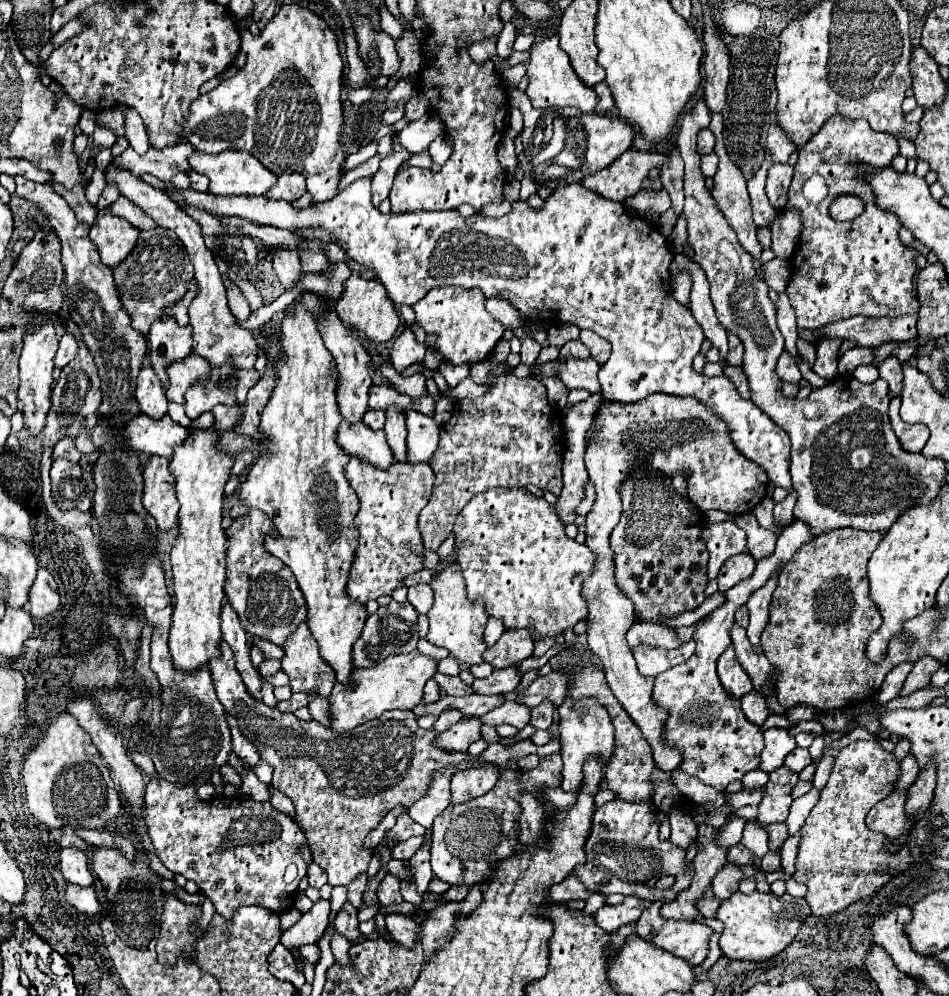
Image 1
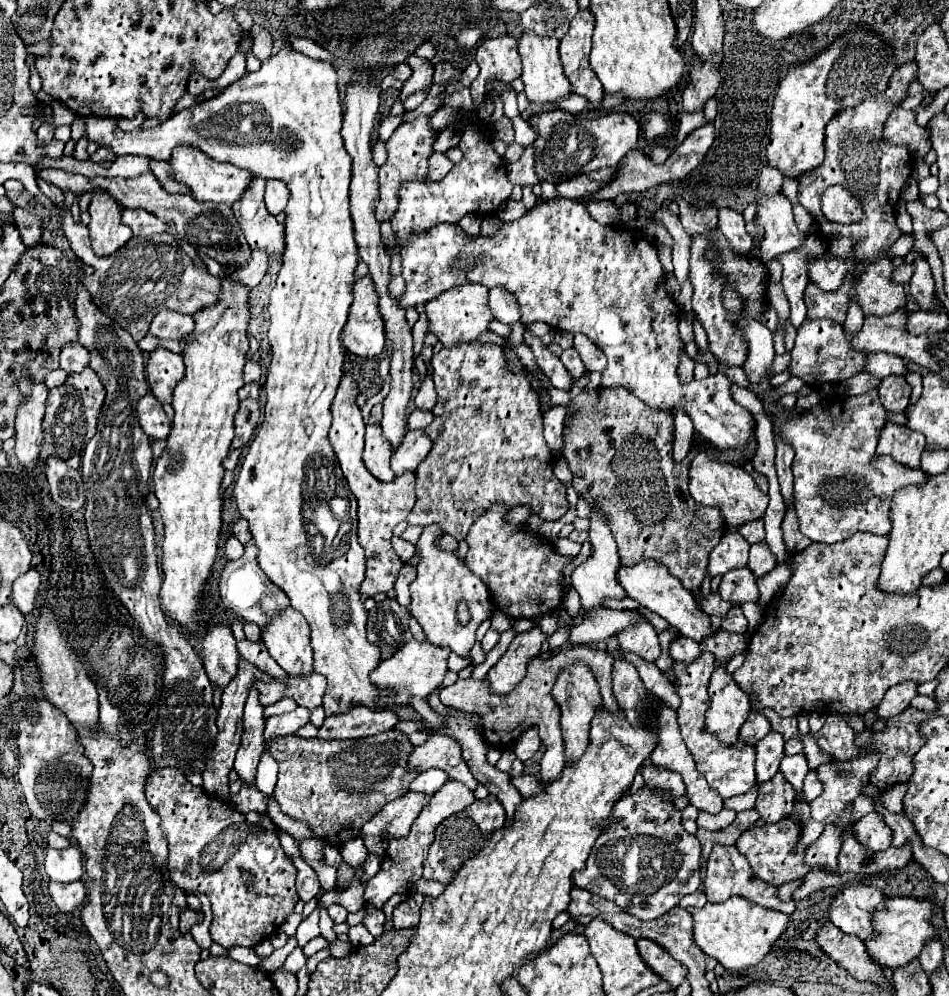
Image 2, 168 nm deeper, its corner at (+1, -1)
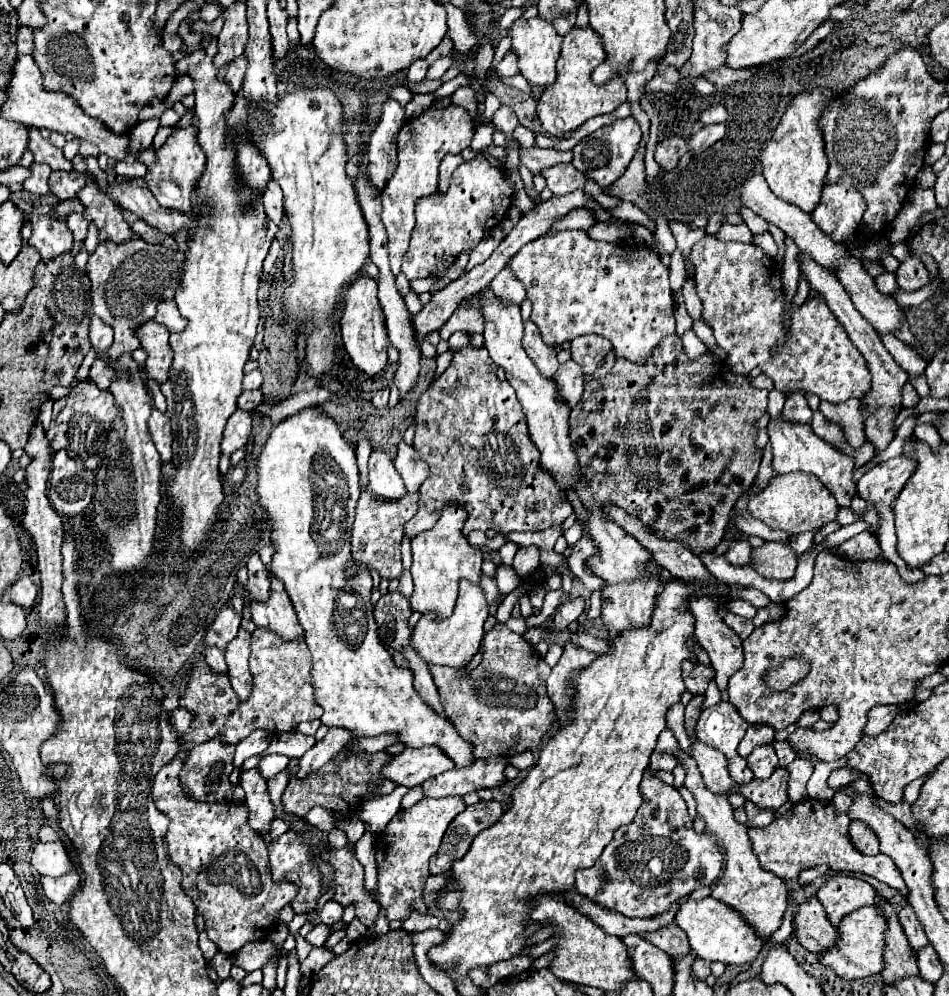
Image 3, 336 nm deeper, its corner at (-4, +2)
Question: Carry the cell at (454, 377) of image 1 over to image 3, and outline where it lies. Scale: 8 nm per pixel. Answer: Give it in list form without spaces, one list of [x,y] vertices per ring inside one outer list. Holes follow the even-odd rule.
[[[466,346],[466,348],[462,348],[462,350],[458,350],[458,352],[454,352],[454,358],[452,358],[452,362],[450,362],[450,366],[446,368],[446,372],[436,380],[436,382],[432,382],[432,386],[420,396],[420,400],[418,400],[418,408],[416,408],[416,438],[414,438],[414,448],[422,454],[422,458],[430,464],[430,474],[428,474],[428,478],[424,480],[424,484],[420,486],[420,508],[418,508],[418,512],[416,512],[416,516],[412,518],[412,520],[416,520],[416,530],[426,530],[426,528],[430,528],[430,526],[434,526],[436,522],[438,522],[438,518],[440,518],[440,514],[442,514],[442,510],[444,508],[448,508],[448,506],[460,506],[460,500],[462,500],[462,508],[468,512],[468,518],[466,518],[466,524],[464,524],[464,528],[462,528],[462,534],[470,534],[470,532],[474,532],[474,530],[490,530],[490,528],[494,528],[494,530],[500,530],[502,534],[506,534],[506,532],[512,532],[512,530],[518,530],[518,532],[526,532],[526,530],[546,530],[546,528],[550,528],[550,526],[556,526],[556,524],[562,524],[570,514],[572,514],[572,504],[566,504],[566,496],[562,496],[562,488],[558,488],[558,484],[554,484],[554,478],[550,476],[550,472],[542,472],[542,466],[540,466],[540,460],[538,460],[538,456],[540,456],[540,452],[538,452],[538,448],[534,448],[534,442],[530,440],[530,432],[528,432],[528,428],[526,428],[526,418],[524,418],[524,412],[522,412],[522,408],[520,408],[520,404],[518,404],[518,398],[516,398],[516,392],[514,392],[514,388],[510,388],[510,384],[506,382],[506,380],[498,380],[498,376],[496,376],[496,364],[490,360],[490,356],[488,356],[488,352],[486,352],[486,348],[474,348],[474,346]],[[428,508],[432,508],[434,512],[436,512],[436,508],[438,508],[438,518],[434,518],[434,514],[430,514],[428,516]]]

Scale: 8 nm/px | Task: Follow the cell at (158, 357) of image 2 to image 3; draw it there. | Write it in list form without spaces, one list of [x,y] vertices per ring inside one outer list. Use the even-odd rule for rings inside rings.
[[[150,320],[144,326],[138,328],[138,338],[140,338],[140,346],[148,352],[148,360],[146,360],[146,372],[152,380],[156,380],[158,384],[164,384],[168,380],[168,372],[170,372],[170,364],[174,360],[174,352],[170,352],[170,342],[168,342],[168,330]]]

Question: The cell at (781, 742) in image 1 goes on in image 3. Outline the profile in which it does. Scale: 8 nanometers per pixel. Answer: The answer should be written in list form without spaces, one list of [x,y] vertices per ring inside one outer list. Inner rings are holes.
[[[760,744],[752,750],[752,754],[746,758],[748,768],[754,772],[756,778],[770,778],[774,768],[778,766],[778,756],[774,752],[774,744]]]

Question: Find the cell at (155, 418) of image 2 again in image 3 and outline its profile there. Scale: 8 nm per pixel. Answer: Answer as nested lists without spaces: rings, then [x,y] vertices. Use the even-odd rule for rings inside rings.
[[[152,408],[152,416],[148,420],[148,430],[150,430],[150,438],[156,444],[156,450],[160,452],[162,462],[170,462],[172,458],[172,426],[170,426],[170,418],[166,414],[162,414],[160,410]]]

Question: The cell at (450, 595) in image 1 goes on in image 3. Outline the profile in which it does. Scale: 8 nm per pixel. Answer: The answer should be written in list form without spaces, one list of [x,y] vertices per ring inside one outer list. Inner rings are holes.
[[[448,506],[444,508],[434,528],[424,530],[412,538],[412,578],[414,578],[414,594],[410,596],[412,610],[424,614],[438,614],[438,620],[444,620],[454,610],[460,580],[466,578],[474,584],[480,584],[482,552],[468,544],[466,536],[462,534],[464,522],[466,512],[462,508]]]

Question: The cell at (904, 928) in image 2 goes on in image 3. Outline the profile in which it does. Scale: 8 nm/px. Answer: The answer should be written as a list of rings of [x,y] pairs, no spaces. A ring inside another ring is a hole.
[[[876,904],[862,906],[862,908],[854,910],[852,914],[844,916],[838,930],[840,930],[840,942],[838,942],[836,950],[830,950],[820,956],[820,962],[824,966],[832,968],[838,976],[842,976],[846,980],[856,980],[856,978],[864,978],[864,976],[882,972],[882,968],[884,968],[882,952],[884,952],[884,944],[886,944],[886,916],[882,916],[880,908]]]

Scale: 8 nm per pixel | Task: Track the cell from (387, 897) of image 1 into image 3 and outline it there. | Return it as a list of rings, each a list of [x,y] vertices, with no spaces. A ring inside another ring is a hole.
[[[446,796],[446,798],[426,798],[416,802],[410,810],[399,812],[382,832],[382,844],[376,842],[376,864],[378,864],[378,888],[372,894],[378,904],[386,910],[386,918],[390,922],[394,920],[406,920],[410,916],[410,910],[426,912],[426,904],[420,898],[428,872],[428,860],[432,854],[436,854],[442,834],[448,828],[450,820],[464,812],[466,804],[462,796]]]

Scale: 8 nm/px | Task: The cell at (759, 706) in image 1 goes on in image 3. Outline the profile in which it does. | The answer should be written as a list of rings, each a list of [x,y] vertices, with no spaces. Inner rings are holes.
[[[754,724],[754,726],[750,726],[748,732],[746,732],[746,736],[742,738],[742,742],[740,742],[740,746],[738,746],[738,754],[746,758],[746,756],[752,752],[754,746],[772,742],[772,740],[774,740],[774,732],[776,732],[776,730],[770,728],[770,726],[766,726],[766,724]]]

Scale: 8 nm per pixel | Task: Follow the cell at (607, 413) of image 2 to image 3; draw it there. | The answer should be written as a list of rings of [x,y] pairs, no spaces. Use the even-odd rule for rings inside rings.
[[[676,334],[666,336],[642,366],[616,360],[606,378],[584,384],[584,394],[570,412],[570,440],[582,472],[582,484],[578,484],[582,504],[590,506],[590,500],[598,508],[618,504],[662,540],[688,544],[698,556],[714,550],[724,536],[736,500],[758,474],[762,450],[756,448],[756,420],[766,412],[766,404],[768,390],[754,388],[746,376],[732,374],[724,364],[716,366],[710,354],[690,360]]]

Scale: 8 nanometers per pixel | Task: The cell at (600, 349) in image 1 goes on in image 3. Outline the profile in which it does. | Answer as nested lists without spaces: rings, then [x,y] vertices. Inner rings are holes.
[[[594,334],[578,336],[572,340],[572,358],[582,366],[584,374],[594,374],[594,370],[604,362],[606,354],[612,350],[612,344]]]

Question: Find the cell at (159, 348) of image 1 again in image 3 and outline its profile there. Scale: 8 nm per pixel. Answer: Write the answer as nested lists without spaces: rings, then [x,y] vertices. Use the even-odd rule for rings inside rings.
[[[164,300],[158,304],[158,312],[154,316],[154,320],[162,326],[168,328],[168,332],[182,332],[186,328],[186,318],[178,312],[178,306],[174,304],[174,300]]]

